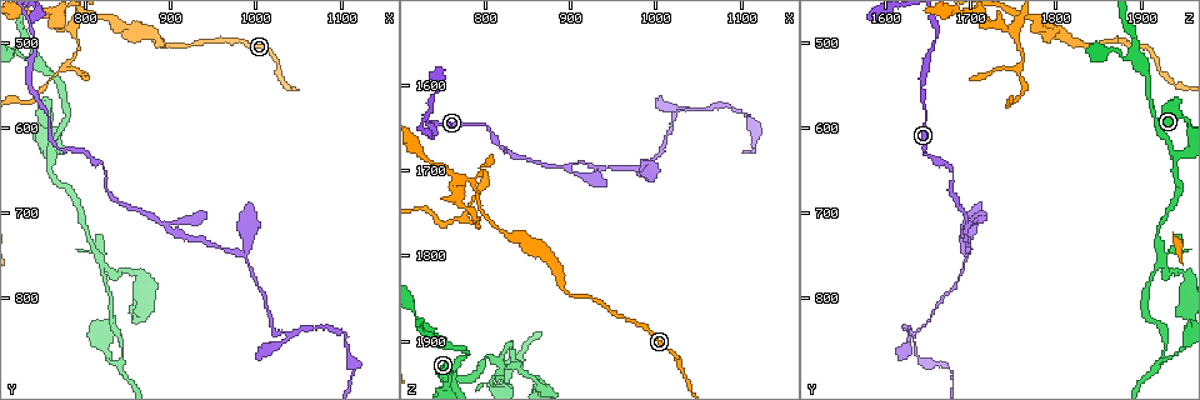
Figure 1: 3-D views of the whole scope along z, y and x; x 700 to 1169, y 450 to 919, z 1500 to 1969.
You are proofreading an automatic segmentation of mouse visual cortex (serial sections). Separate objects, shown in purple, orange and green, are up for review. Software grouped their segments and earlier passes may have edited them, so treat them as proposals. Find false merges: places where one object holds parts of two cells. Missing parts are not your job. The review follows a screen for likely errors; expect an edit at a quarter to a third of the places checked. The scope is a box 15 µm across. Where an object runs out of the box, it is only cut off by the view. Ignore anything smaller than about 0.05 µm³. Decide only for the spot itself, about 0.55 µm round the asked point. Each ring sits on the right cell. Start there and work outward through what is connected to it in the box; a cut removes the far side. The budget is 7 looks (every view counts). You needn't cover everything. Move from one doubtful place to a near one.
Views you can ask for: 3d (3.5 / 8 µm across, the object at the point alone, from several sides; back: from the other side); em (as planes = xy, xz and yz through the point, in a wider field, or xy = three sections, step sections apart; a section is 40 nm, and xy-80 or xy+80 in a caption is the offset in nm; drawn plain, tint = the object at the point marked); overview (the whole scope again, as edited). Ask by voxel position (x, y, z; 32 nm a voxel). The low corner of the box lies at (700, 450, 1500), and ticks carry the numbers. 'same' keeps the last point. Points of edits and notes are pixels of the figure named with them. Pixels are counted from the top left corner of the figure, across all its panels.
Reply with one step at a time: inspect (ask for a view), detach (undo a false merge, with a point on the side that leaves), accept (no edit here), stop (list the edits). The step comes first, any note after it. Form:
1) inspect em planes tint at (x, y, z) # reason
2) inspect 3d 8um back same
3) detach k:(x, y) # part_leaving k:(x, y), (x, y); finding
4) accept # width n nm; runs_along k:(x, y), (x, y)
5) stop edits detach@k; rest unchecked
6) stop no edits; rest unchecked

inspect 3d 3.5um at (760, 635, 1945) # sudden change in width

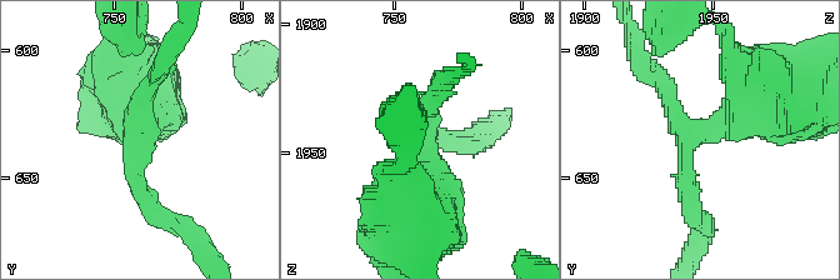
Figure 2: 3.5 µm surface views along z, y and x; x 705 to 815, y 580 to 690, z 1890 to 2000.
inspect em xy step 1 tint at (760, 634, 1942) # arms 3; arm_widths 250, 250, 500 nm

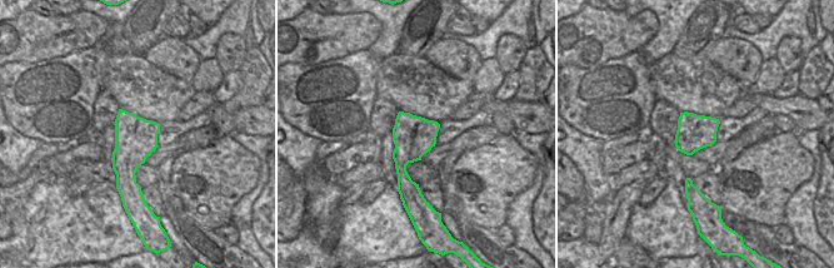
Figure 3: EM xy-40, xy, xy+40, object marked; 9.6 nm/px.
accept # runs_along 2:(749, 90), (685, 148), (695, 213); all the same cell

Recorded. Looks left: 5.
inspect 3d 3.5um back at (890, 710, 1695) # branch point

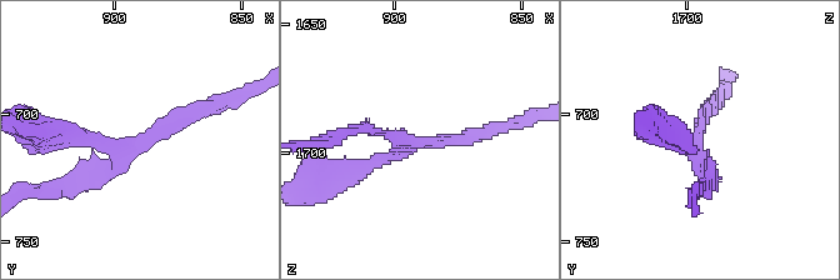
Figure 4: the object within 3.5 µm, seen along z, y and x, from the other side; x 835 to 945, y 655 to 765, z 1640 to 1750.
inspect em xy step 3 tint at (892, 713, 1696) # arms 3; arm_widths 150, 150, 200 nm; shape alone is not enough

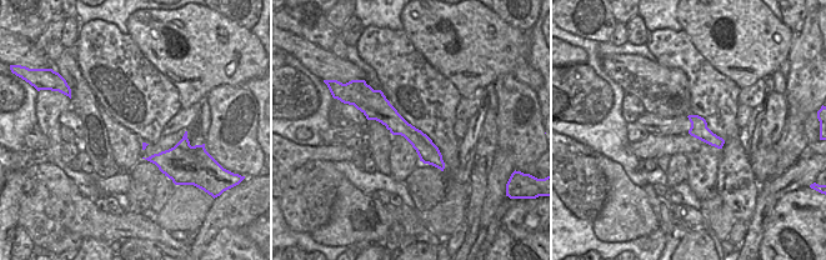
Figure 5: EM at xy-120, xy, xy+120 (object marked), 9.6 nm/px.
accept # runs_along 4:(205, 105), (68, 190); continuous, no second cell

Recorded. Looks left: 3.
inspect 3d 3.5um at (990, 750, 1695) # small branch off a trunk

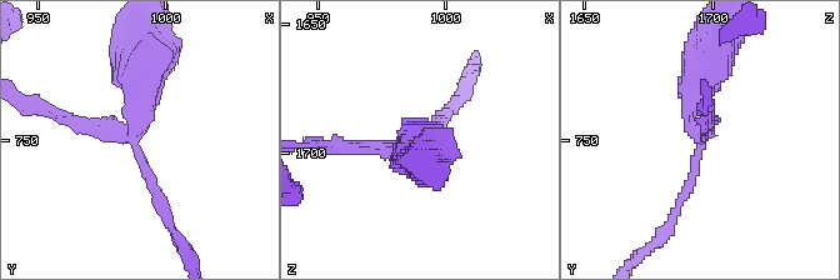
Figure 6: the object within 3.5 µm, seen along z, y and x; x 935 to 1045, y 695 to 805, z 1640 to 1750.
accept # runs_along 6:(60, 115), (133, 134), (163, 210); continuous, no second cell

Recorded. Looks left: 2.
stop no edits; rest unchecked

